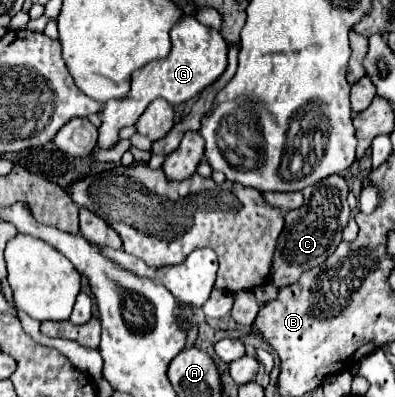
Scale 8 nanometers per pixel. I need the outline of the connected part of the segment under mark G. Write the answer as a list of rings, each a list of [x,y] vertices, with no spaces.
[[[182,16],[182,20],[178,20],[178,26],[174,26],[170,30],[170,38],[172,38],[172,52],[166,58],[162,58],[158,62],[152,60],[150,64],[146,64],[138,72],[134,72],[130,94],[122,100],[110,100],[104,106],[102,116],[100,116],[102,124],[98,128],[96,150],[112,148],[118,142],[120,130],[126,126],[134,126],[136,120],[142,116],[142,112],[154,98],[162,96],[172,106],[188,102],[190,98],[198,96],[206,86],[214,84],[226,70],[228,46],[224,46],[224,38],[220,36],[218,30],[206,28],[194,16]]]

